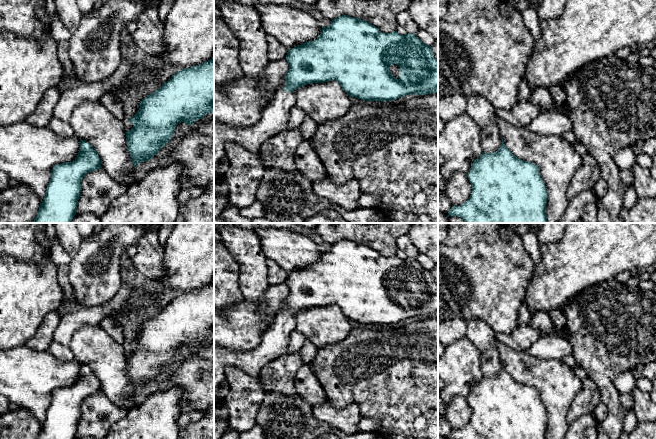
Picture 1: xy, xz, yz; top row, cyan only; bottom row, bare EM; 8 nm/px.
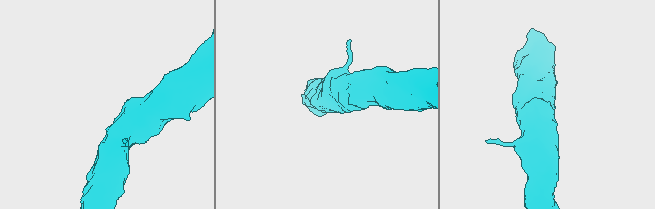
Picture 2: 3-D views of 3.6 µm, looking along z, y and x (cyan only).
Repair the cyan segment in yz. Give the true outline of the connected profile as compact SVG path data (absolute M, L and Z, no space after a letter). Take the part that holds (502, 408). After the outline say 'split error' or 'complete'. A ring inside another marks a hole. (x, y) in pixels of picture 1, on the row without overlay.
M502 363L501 371L494 377L482 376L481 380L474 384L471 394L468 397L468 402L472 408L472 417L469 423L459 430L452 430L448 436L448 439L546 439L547 428L547 414L544 405L540 399L539 391L531 386L523 385L515 381L511 375L506 371Z; complete

